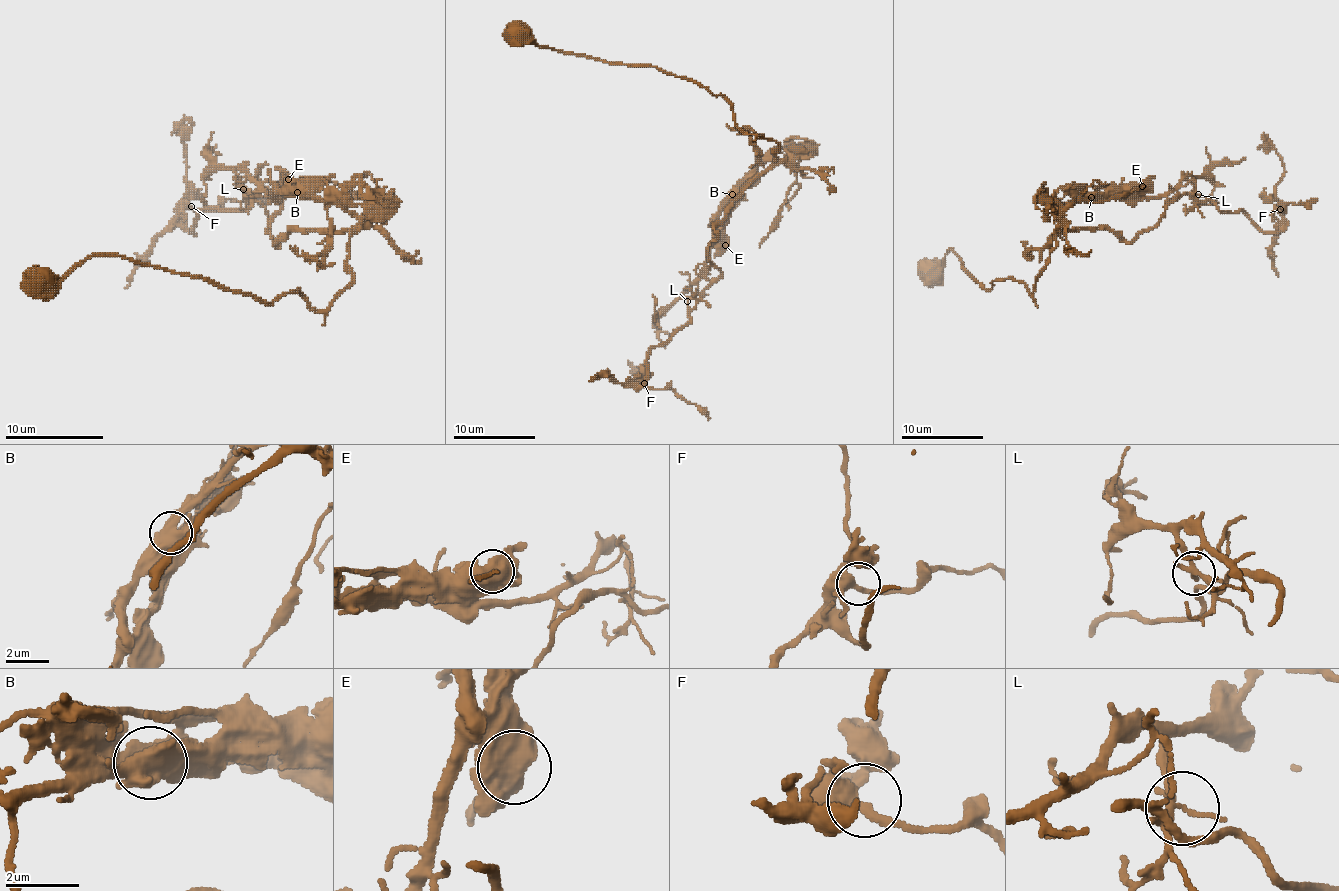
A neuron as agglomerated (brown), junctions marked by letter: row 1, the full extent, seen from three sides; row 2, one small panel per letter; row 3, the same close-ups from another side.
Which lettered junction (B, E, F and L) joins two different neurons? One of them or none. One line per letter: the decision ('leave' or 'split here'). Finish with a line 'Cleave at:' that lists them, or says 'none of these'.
B: split here
E: leave
F: leave
L: leave
Cleave at: B

